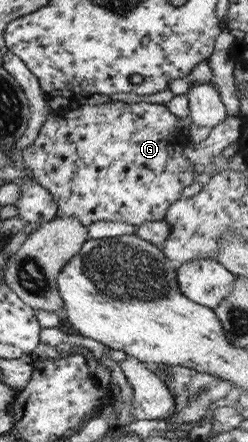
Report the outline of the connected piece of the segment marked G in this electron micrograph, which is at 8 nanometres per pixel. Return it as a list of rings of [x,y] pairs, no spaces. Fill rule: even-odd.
[[[110,100],[97,105],[82,103],[75,109],[70,110],[56,109],[48,114],[36,139],[24,150],[21,150],[21,160],[28,172],[30,172],[30,176],[52,195],[54,202],[57,204],[56,215],[59,217],[78,219],[84,226],[88,226],[90,223],[97,222],[98,220],[123,222],[132,226],[141,225],[146,221],[160,221],[163,220],[168,205],[178,200],[182,189],[186,188],[193,181],[194,172],[192,171],[192,165],[186,160],[183,153],[184,147],[191,144],[191,142],[188,136],[183,135],[181,131],[177,131],[174,128],[176,121],[176,117],[168,112],[165,105],[145,103],[144,101],[124,103]]]

